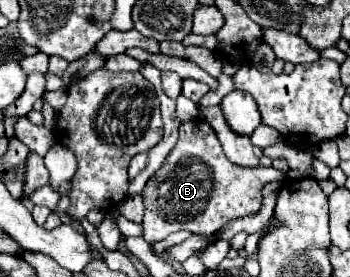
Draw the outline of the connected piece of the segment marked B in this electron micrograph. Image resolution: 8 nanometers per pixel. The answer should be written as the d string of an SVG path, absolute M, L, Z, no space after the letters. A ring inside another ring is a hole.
M205 119L181 123L177 145L141 193L145 201L145 217L141 223L143 239L147 243L157 243L179 229L215 235L229 221L257 213L261 207L261 189L271 181L283 183L285 173L275 167L241 167L231 163L215 131L205 125Z

